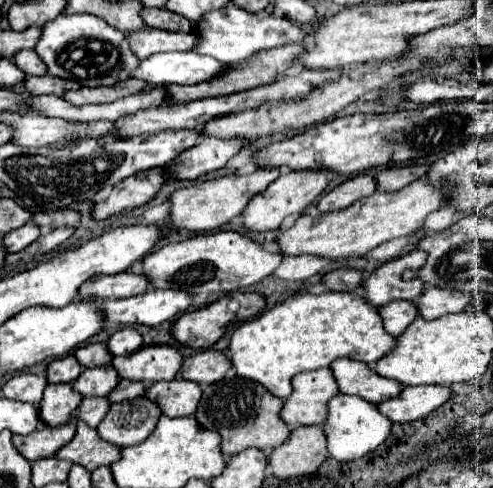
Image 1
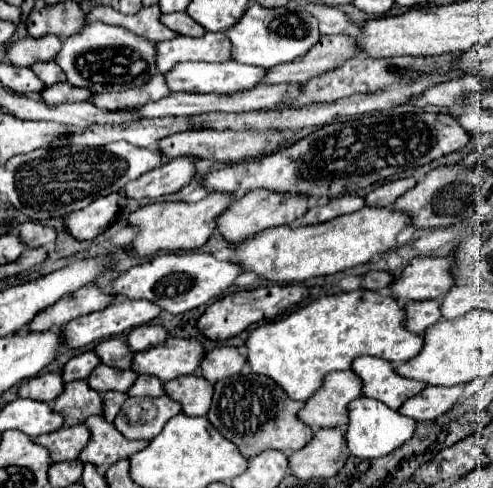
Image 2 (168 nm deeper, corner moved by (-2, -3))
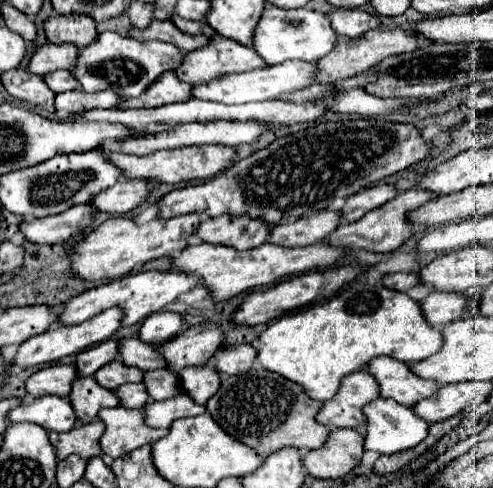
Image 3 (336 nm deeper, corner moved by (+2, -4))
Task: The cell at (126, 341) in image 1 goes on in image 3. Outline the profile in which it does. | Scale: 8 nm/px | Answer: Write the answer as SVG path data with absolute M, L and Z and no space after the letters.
M157 313L157 315L149 315L141 329L139 329L139 339L143 343L149 343L153 347L165 343L167 339L171 339L173 335L177 335L183 327L183 319L177 313Z

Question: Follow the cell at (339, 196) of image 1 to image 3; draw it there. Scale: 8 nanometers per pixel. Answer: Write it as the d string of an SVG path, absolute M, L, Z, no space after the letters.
M317 211L311 217L301 217L295 223L277 225L271 231L271 243L277 245L309 245L325 239L339 227L341 213L339 211Z

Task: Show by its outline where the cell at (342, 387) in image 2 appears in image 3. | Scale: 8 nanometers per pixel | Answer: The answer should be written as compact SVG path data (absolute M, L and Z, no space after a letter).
M365 371L349 373L345 375L345 379L341 379L335 397L321 405L321 411L317 413L317 423L329 427L331 431L341 427L363 429L365 417L361 413L361 407L373 397L379 397L375 379Z

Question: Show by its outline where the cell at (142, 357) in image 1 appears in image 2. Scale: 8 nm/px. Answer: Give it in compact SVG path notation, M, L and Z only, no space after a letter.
M169 338L167 344L157 344L153 348L135 352L131 368L137 374L153 374L161 382L169 382L185 374L195 374L203 356L205 352L199 340Z

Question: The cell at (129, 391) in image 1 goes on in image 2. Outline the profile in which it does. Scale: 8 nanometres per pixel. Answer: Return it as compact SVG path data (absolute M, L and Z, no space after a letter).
M141 374L135 384L129 388L129 396L163 396L163 382L157 376L151 374Z

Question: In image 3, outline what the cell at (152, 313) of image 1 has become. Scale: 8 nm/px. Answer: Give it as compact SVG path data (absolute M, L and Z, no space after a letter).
M111 307L111 309L103 311L101 315L91 317L87 321L79 323L79 325L61 325L61 323L57 323L57 325L49 327L49 331L45 331L41 335L35 335L35 337L27 339L25 343L21 343L17 355L11 361L11 365L27 365L27 367L31 367L31 365L51 363L51 361L57 361L57 359L61 359L65 355L73 355L73 353L85 351L91 345L107 341L117 329L121 329L123 317L125 317L125 313L123 313L121 307Z

